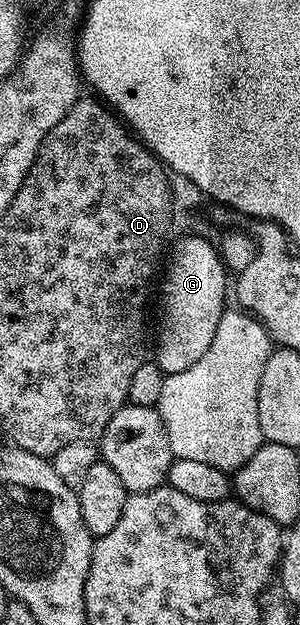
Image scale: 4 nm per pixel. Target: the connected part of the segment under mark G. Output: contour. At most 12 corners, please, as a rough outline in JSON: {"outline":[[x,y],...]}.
{"outline":[[186,235],[162,283],[163,375],[196,365],[220,325],[228,272]]}

